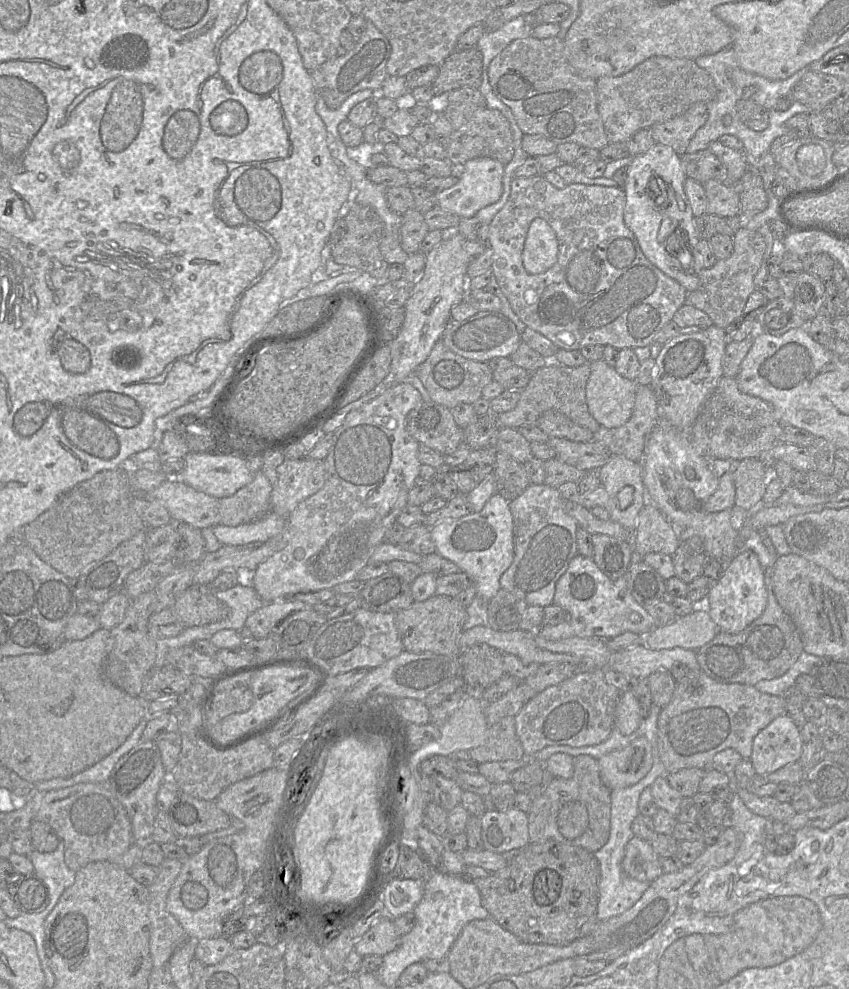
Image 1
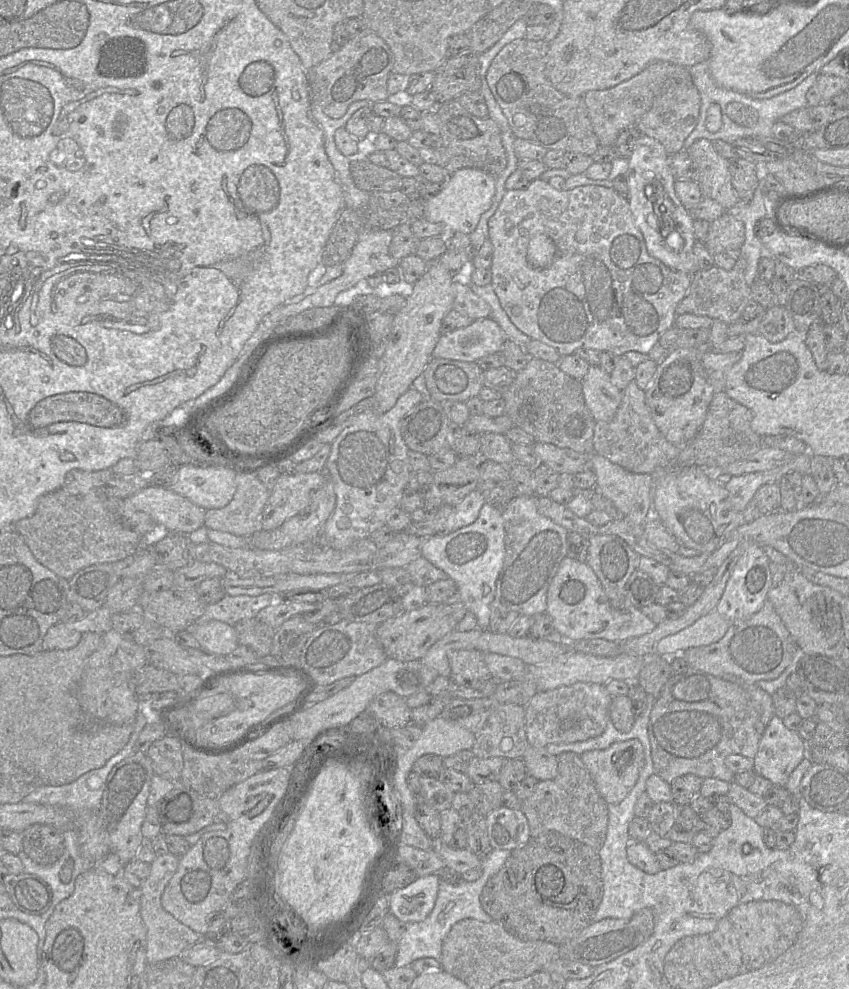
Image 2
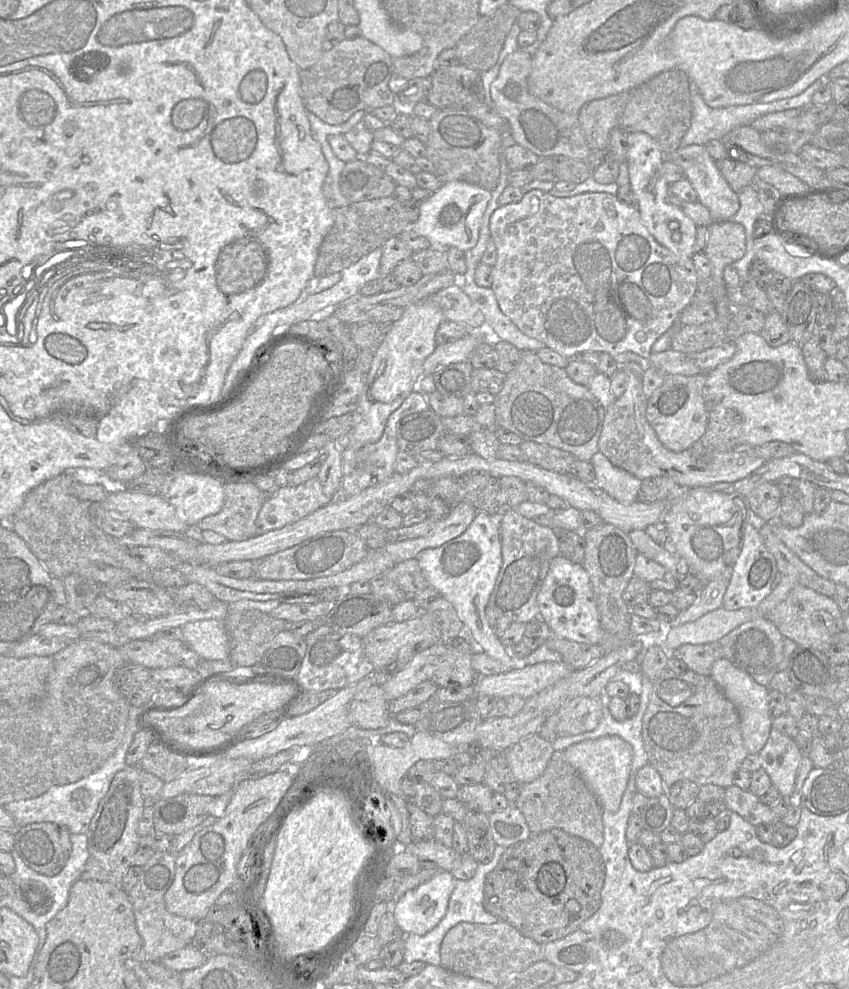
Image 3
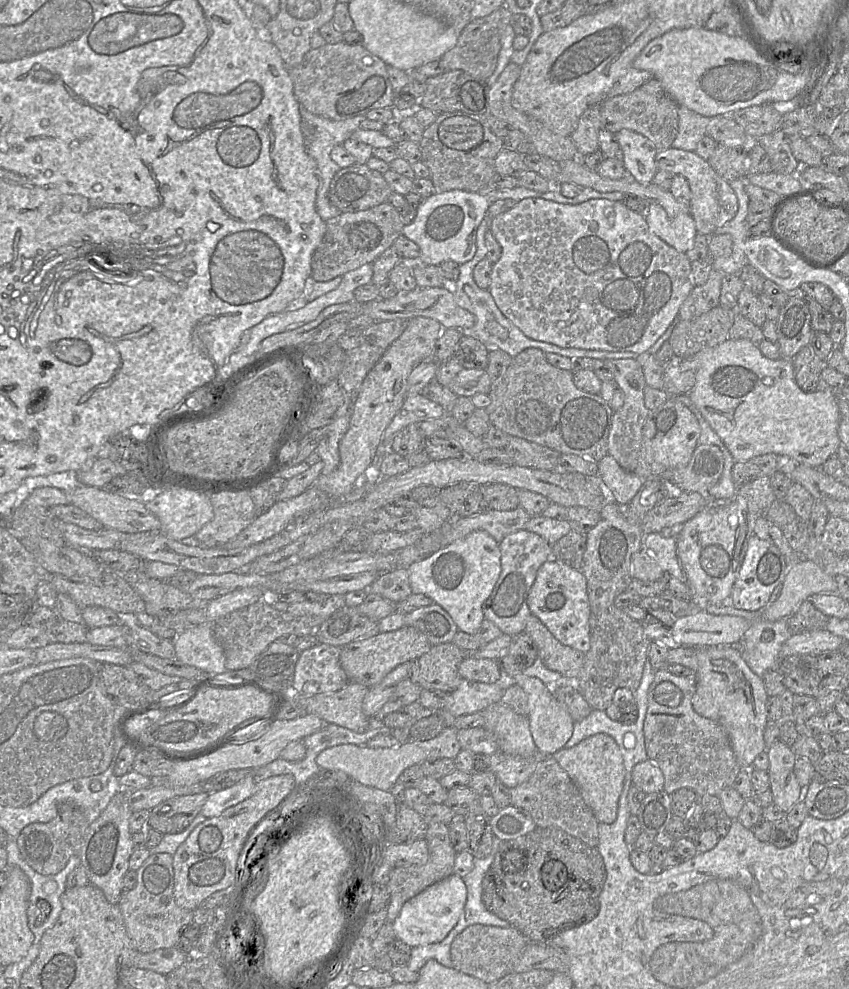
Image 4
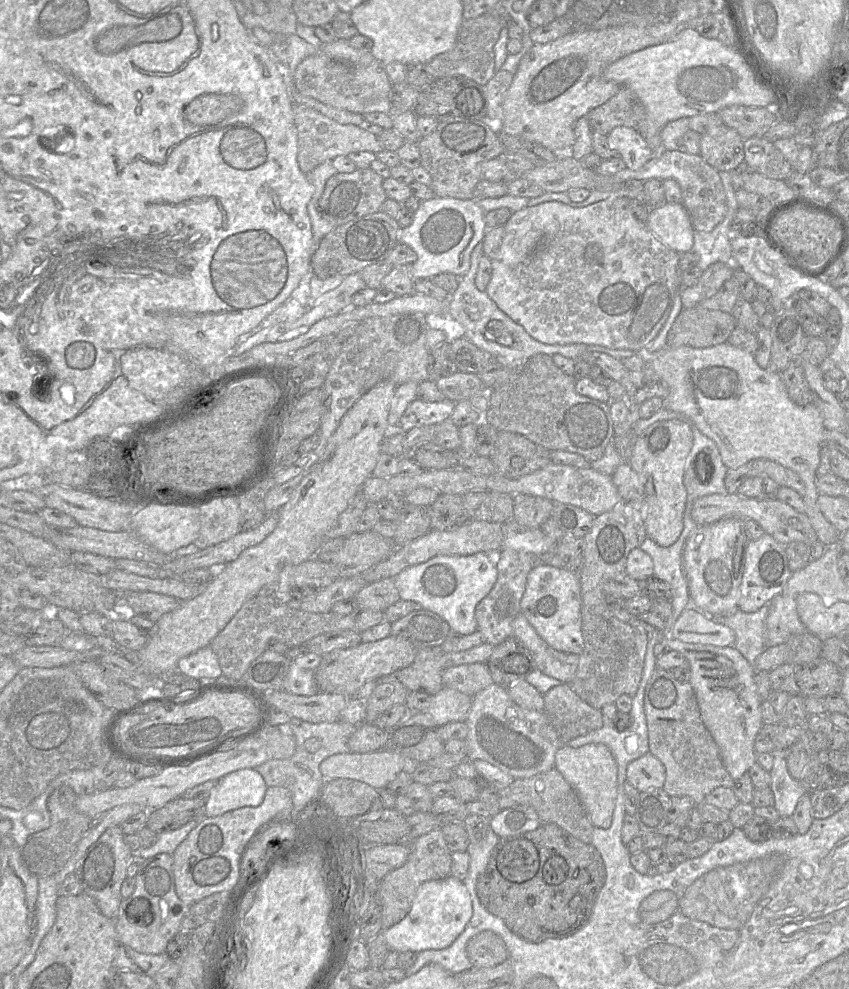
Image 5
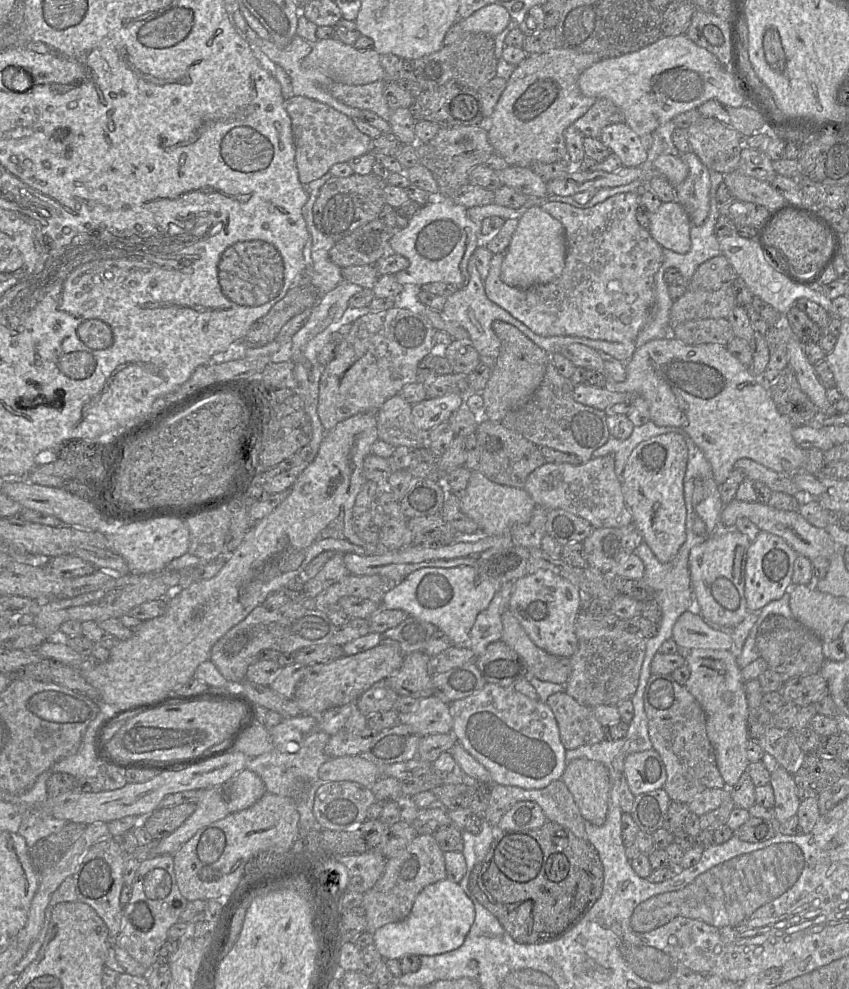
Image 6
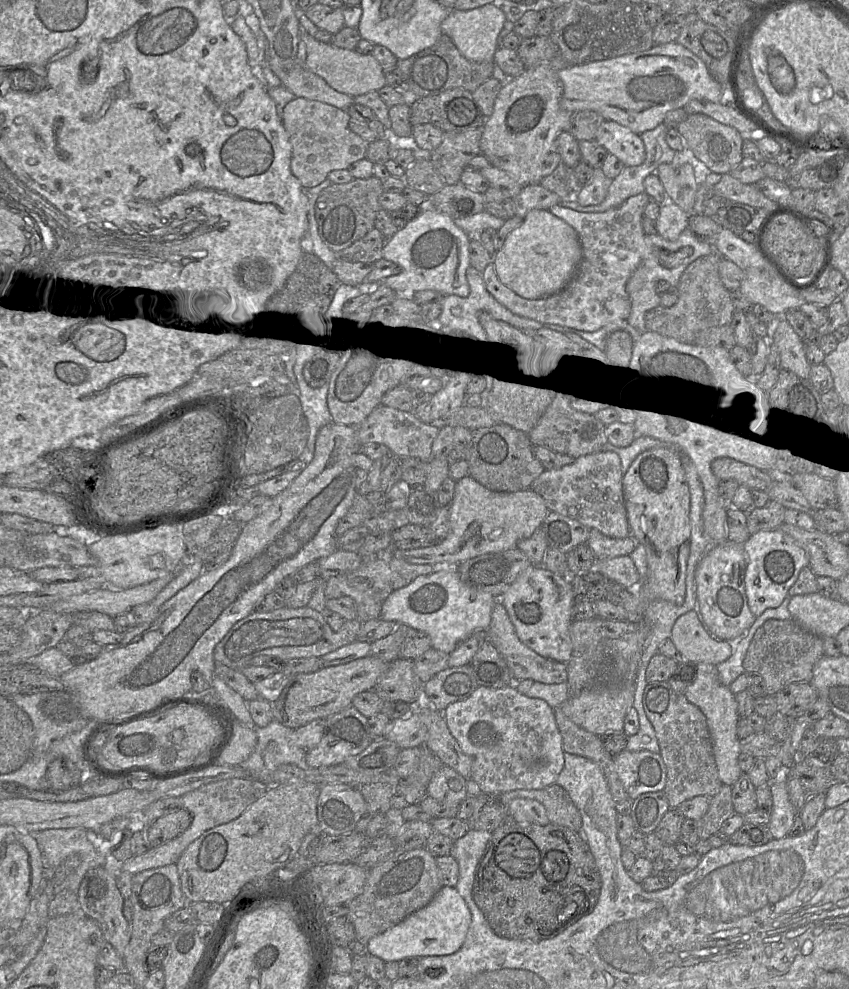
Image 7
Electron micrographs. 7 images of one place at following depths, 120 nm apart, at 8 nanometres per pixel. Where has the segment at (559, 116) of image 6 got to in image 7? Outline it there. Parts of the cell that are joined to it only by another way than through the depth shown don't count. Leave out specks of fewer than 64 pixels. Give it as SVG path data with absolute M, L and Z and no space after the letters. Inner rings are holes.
M557 56L508 79L496 98L494 112L482 128L481 154L493 167L503 170L523 187L540 184L561 163L557 137L563 131L568 131L574 114L560 105L563 84L558 72L568 66Z

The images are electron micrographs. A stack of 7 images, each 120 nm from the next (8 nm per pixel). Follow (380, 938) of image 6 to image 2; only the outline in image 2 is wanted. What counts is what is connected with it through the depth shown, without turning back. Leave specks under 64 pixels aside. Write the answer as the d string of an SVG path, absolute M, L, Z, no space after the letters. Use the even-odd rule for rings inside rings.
M418 876L408 886L388 896L389 912L405 923L423 921L432 911L437 898L440 876Z

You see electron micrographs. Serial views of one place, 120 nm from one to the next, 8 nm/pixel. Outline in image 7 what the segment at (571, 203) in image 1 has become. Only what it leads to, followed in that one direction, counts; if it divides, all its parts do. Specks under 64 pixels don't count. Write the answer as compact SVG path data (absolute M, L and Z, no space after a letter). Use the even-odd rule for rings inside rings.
M645 193L628 198L622 205L606 212L579 212L562 205L549 211L573 227L582 247L582 259L567 286L549 297L529 300L502 284L493 259L482 272L487 291L513 314L542 324L559 325L581 332L595 332L610 323L627 321L631 302L626 284L640 265L645 250L645 233L641 220L651 198Z

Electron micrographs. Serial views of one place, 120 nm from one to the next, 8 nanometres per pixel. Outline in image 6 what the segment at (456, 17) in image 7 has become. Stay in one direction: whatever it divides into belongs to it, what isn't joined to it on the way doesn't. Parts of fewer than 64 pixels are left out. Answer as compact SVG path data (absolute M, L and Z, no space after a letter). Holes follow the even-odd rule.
M496 3L481 8L468 18L458 19L458 22L467 32L496 37L511 23L511 17L505 7Z

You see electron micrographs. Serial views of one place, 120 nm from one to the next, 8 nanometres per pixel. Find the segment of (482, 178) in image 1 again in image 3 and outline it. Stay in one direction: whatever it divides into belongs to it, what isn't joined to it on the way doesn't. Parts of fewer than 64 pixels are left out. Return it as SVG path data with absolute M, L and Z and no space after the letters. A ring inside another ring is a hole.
M452 181L443 184L438 191L421 204L420 216L414 224L410 224L411 230L426 237L431 244L431 248L435 250L446 251L449 247L456 247L466 252L477 244L482 217L491 195L490 191L462 181Z

